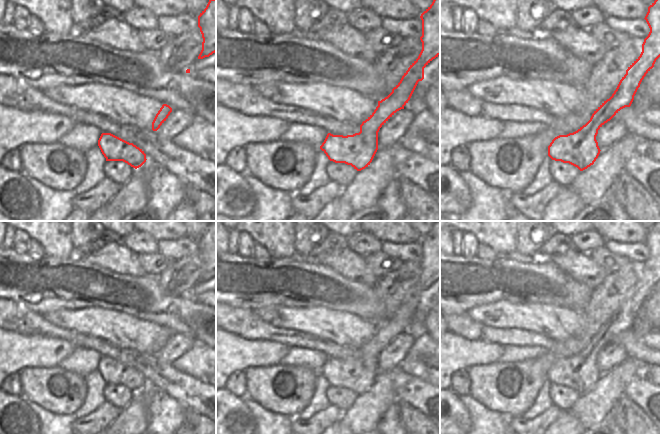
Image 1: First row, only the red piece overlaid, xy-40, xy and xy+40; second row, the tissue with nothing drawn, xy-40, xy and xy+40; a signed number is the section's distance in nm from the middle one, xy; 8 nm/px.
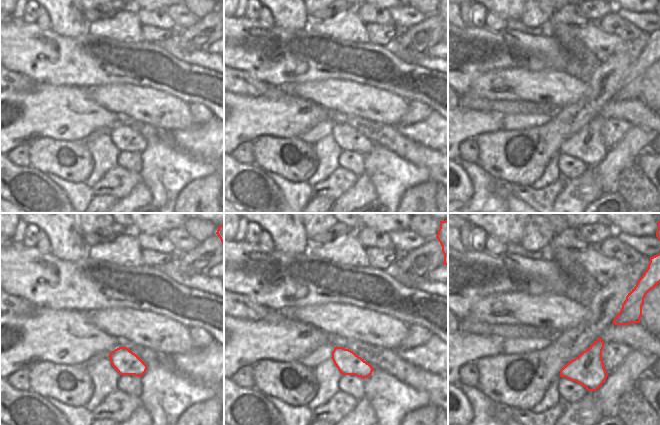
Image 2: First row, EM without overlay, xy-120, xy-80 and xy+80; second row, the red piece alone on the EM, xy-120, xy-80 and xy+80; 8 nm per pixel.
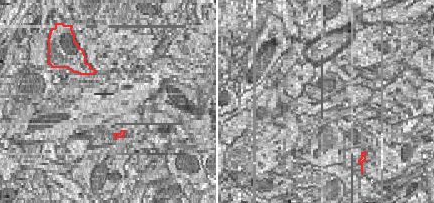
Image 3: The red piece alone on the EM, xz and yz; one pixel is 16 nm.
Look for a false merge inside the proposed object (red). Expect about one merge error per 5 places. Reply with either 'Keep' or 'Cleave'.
Keep

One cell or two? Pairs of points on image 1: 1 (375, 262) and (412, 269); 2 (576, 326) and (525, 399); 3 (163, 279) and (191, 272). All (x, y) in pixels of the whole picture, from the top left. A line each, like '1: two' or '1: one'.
1: two
2: two
3: one

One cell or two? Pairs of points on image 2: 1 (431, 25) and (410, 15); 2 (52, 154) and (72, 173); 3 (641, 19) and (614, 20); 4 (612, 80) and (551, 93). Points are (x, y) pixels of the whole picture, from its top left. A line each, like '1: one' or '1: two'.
1: two
2: one
3: two
4: two

